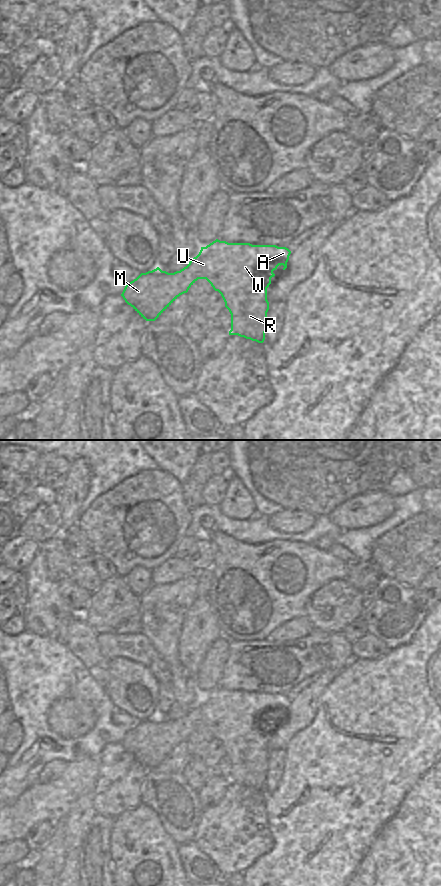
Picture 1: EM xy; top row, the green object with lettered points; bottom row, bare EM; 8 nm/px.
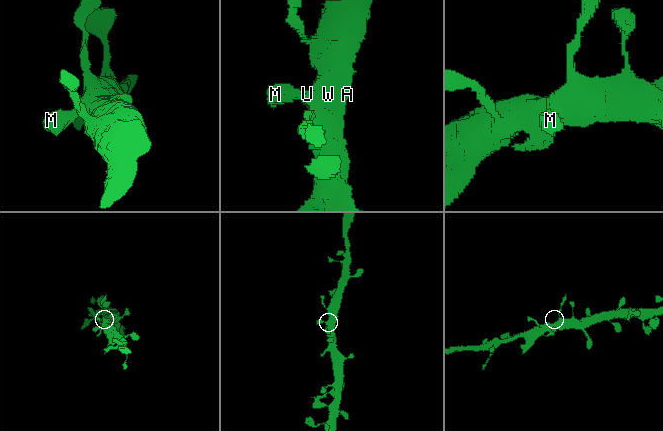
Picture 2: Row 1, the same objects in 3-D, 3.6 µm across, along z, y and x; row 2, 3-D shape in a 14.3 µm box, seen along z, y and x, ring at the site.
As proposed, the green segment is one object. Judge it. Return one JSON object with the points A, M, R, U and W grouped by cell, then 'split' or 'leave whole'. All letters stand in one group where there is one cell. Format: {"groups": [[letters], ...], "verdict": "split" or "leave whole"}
{"groups": [["A", "M", "R", "U", "W"]], "verdict": "leave whole"}

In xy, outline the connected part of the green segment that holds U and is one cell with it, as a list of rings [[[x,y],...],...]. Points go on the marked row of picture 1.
[[[216,239],[206,247],[201,247],[199,254],[180,271],[168,273],[157,267],[141,273],[125,286],[121,296],[143,319],[155,321],[180,295],[187,293],[198,279],[206,279],[221,294],[231,314],[229,335],[263,343],[269,310],[267,288],[275,276],[273,271],[279,265],[284,266],[283,270],[287,268],[290,254],[291,251],[286,247],[228,243]]]

